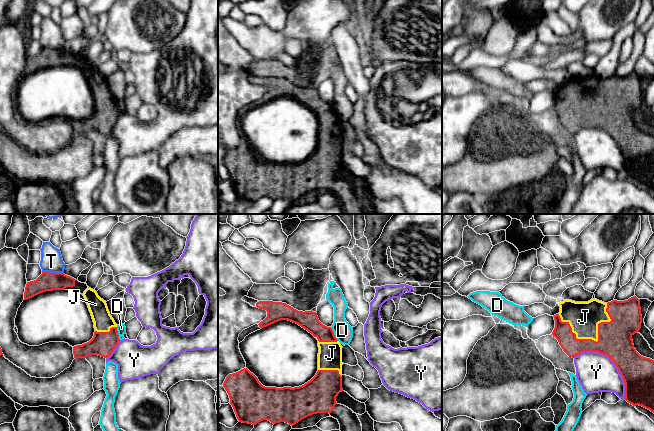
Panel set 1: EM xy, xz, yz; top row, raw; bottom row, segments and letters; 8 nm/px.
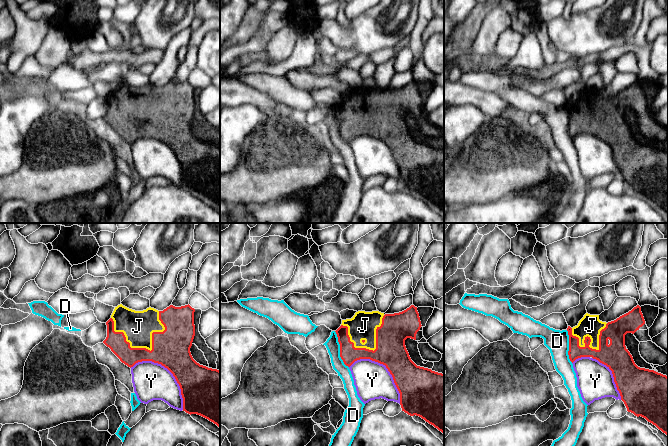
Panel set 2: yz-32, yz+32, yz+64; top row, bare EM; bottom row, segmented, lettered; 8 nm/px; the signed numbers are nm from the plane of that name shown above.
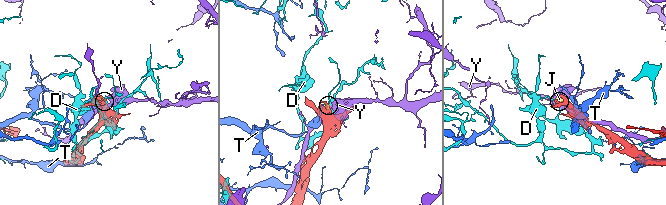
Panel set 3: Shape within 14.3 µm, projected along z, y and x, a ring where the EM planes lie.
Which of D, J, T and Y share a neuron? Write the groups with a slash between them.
D / J / T / Y

